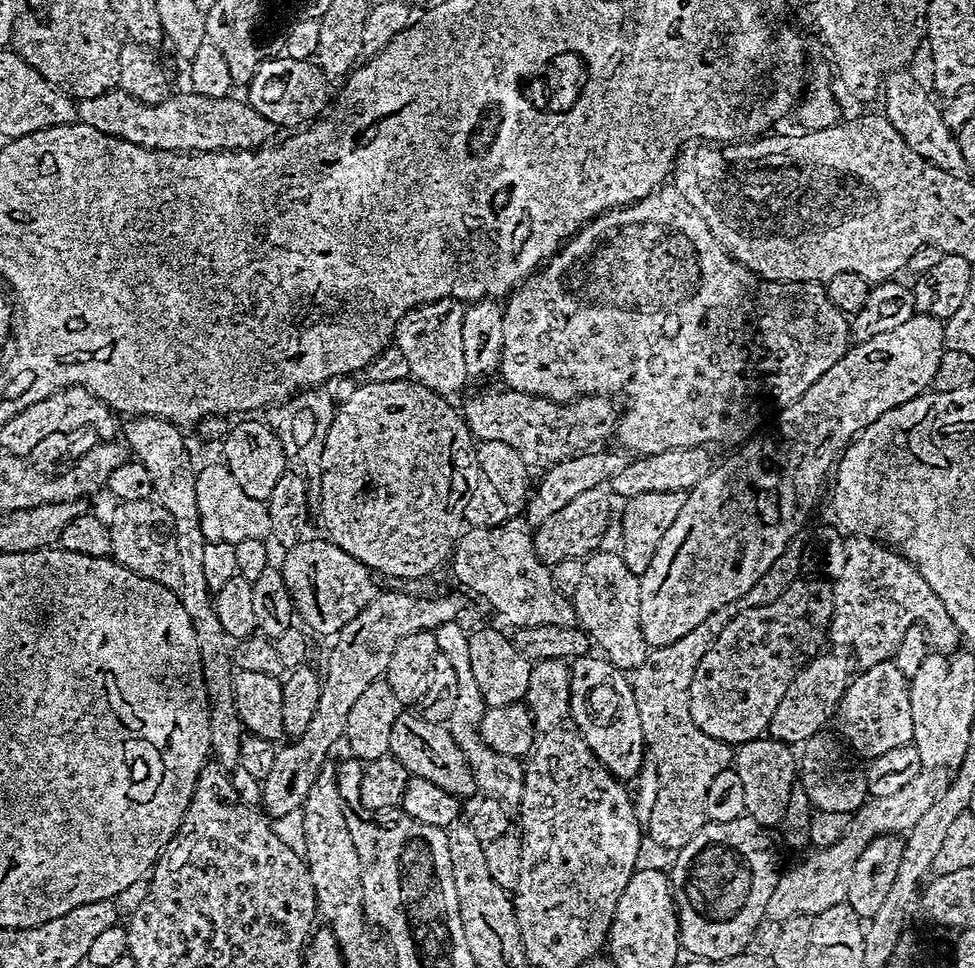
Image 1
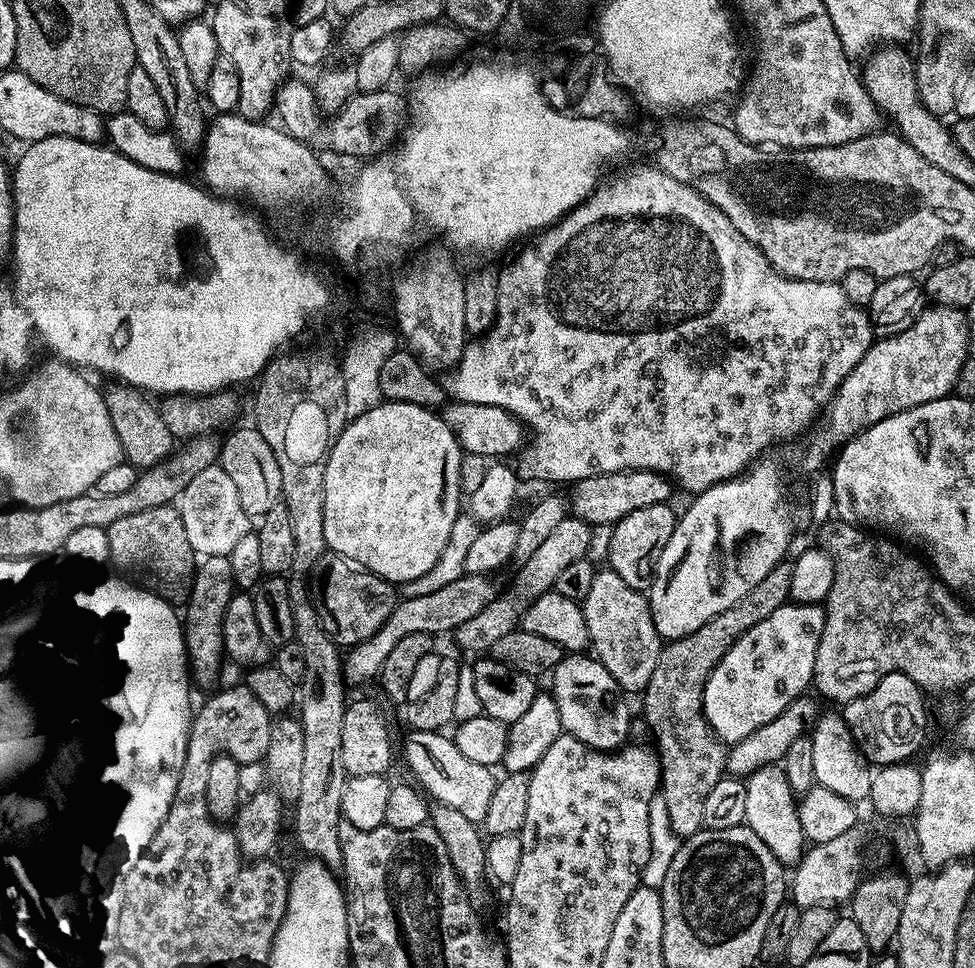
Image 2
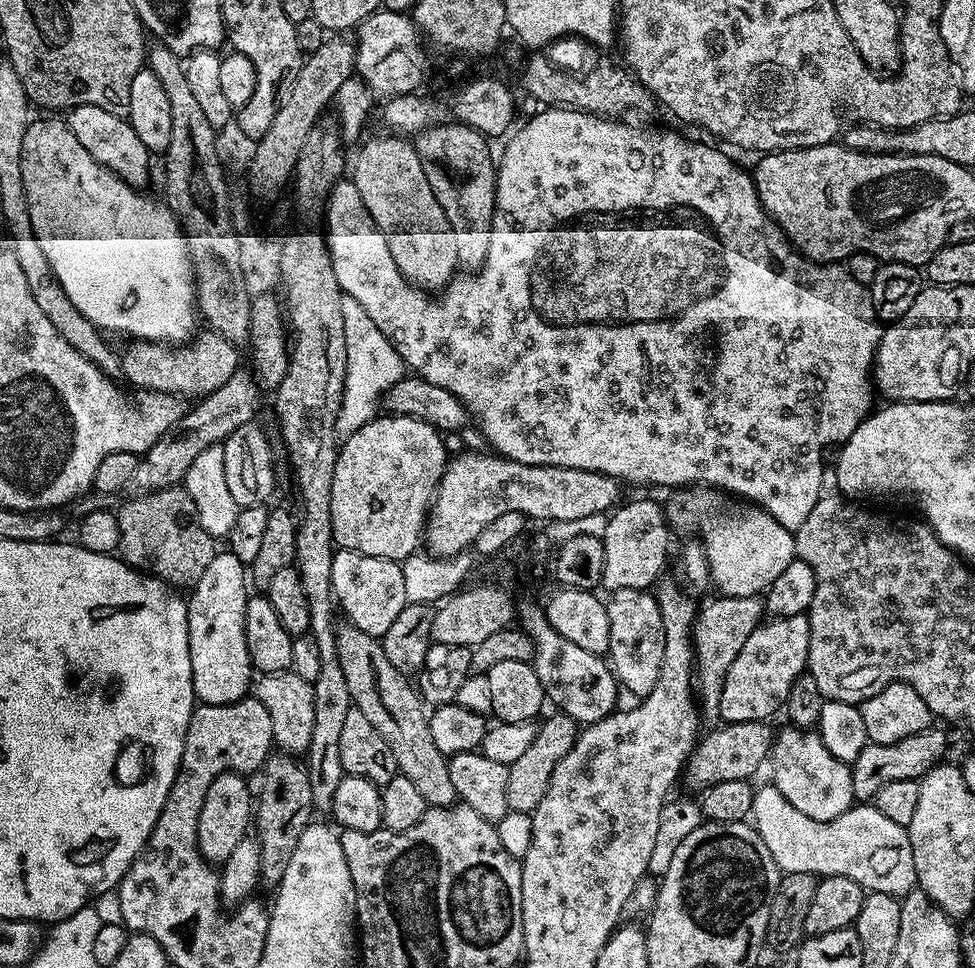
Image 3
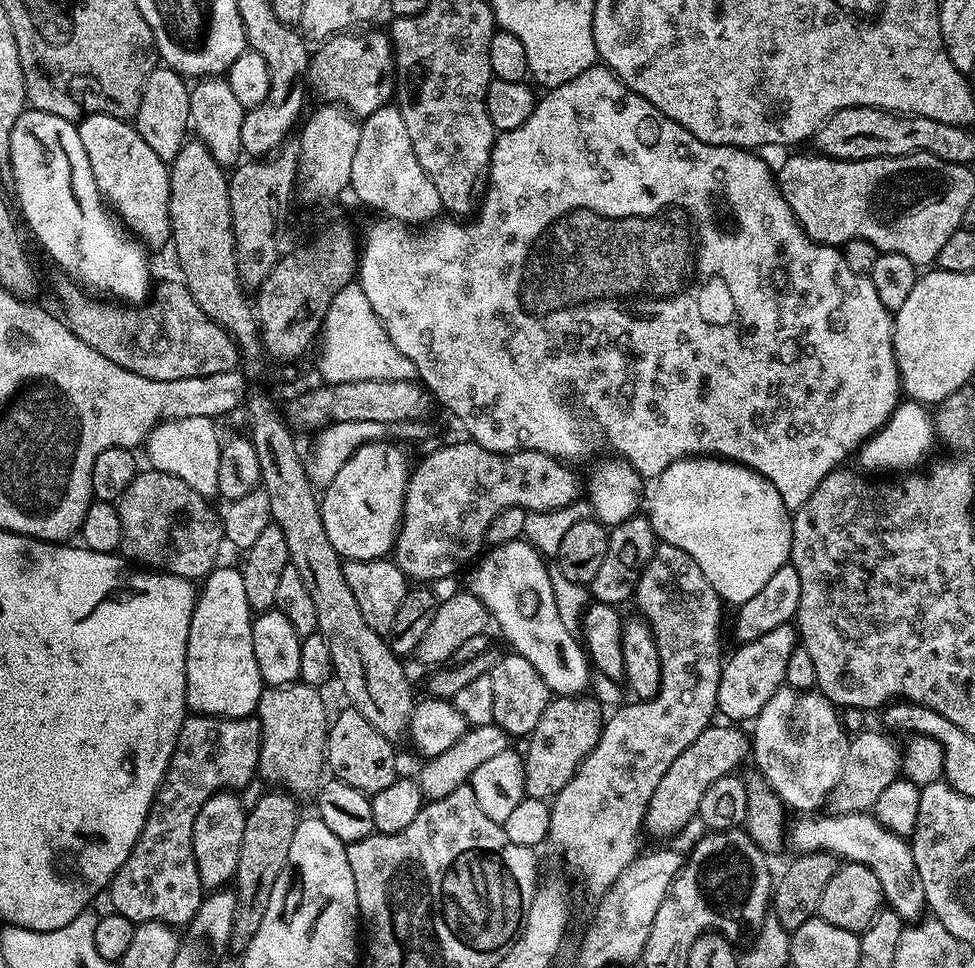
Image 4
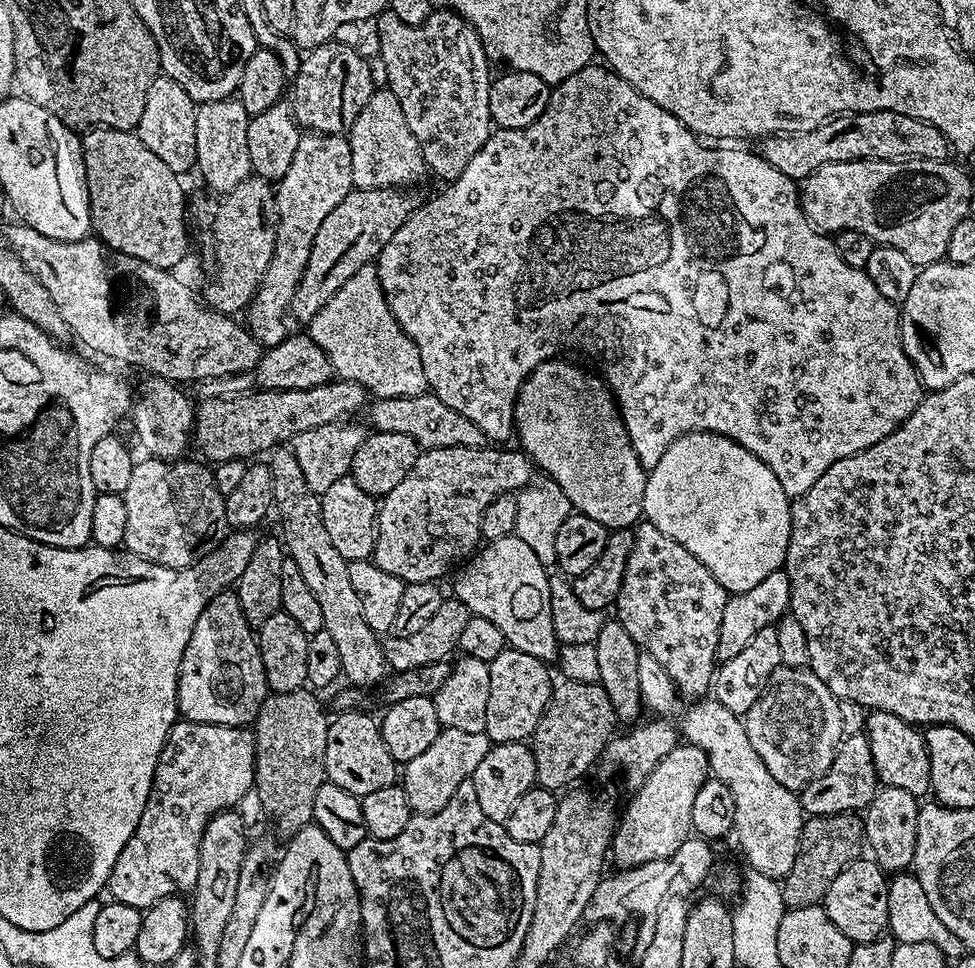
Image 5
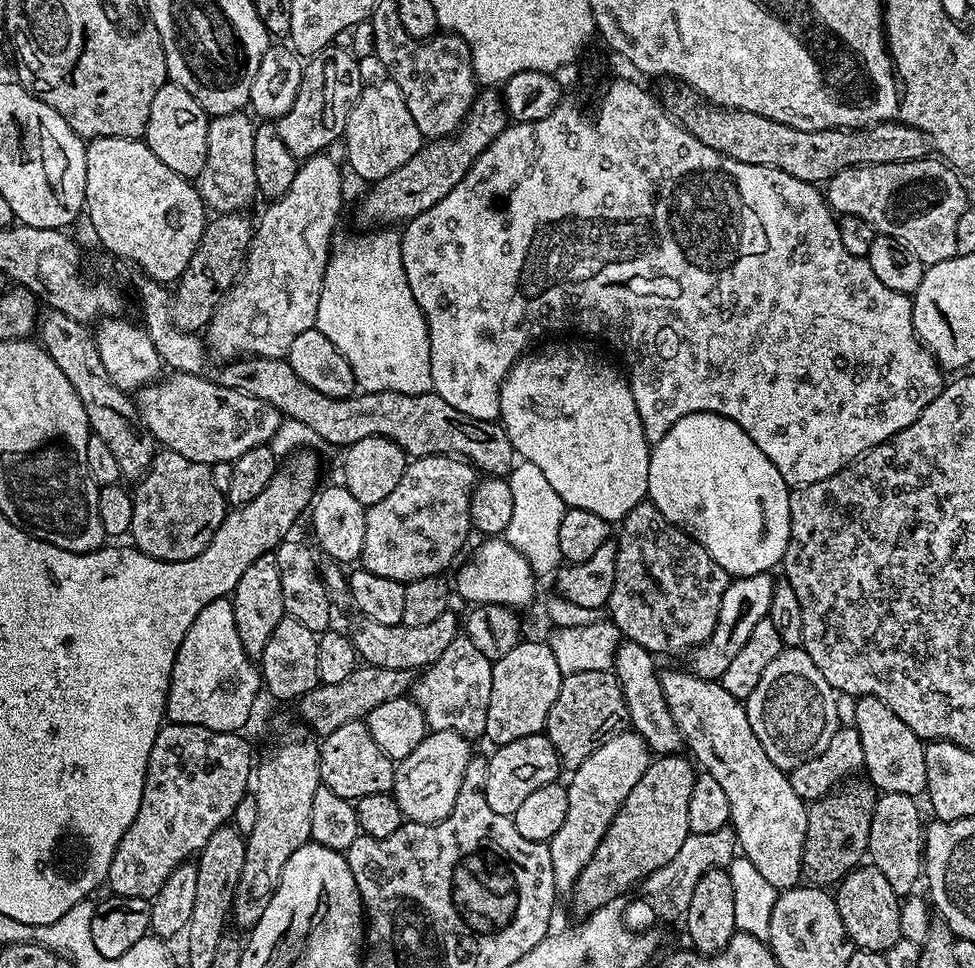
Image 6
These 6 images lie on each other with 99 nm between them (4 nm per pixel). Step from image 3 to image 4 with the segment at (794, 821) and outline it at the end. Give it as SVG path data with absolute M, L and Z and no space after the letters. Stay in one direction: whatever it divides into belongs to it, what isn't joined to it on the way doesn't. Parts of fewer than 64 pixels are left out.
M859 812L845 816L827 815L800 818L793 828L791 825L790 844L797 848L795 851L800 854L827 852L841 861L866 865L878 878L878 886L882 886L887 907L906 922L915 921L918 916L916 911L925 907L926 890L922 890L922 878L918 874L918 866L914 866L911 843L905 837L886 830L872 814Z

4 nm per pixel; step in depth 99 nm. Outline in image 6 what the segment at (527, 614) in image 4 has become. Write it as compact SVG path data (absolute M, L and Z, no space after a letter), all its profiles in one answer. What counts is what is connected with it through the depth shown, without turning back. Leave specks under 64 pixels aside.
M484 538L481 541L476 553L460 569L455 569L455 595L457 592L468 606L505 604L508 608L523 610L536 596L538 576L532 572L526 558L504 538Z

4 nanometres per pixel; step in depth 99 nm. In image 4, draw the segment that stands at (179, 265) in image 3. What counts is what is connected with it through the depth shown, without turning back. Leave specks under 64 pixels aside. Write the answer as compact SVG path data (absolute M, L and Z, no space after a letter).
M29 107L14 123L13 134L10 135L9 162L12 164L12 184L14 189L16 188L16 198L20 202L19 215L22 220L24 215L29 230L36 235L37 242L48 251L49 258L58 267L65 268L75 283L93 293L103 294L128 306L145 303L150 296L147 256L149 253L135 236L121 230L114 223L109 205L94 182L90 158L86 158L79 127L66 118L58 118L49 112Z

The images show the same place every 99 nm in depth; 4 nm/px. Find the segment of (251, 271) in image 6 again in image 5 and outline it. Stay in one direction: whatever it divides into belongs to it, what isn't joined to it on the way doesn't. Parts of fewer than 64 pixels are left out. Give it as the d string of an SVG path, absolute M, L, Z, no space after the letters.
M301 135L290 170L286 170L274 188L276 245L264 280L246 309L246 327L261 345L271 346L284 340L284 315L289 315L292 299L296 296L296 285L306 270L310 246L314 246L314 234L318 234L318 226L322 226L326 214L330 214L330 210L334 210L334 206L338 206L338 202L342 202L353 187L347 135Z

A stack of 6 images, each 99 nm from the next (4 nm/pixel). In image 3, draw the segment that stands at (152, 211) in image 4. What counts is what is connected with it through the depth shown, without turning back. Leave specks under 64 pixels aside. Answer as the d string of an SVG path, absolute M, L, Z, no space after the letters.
M78 106L71 109L67 116L66 123L68 129L74 134L74 138L78 138L78 142L82 142L84 149L103 168L110 169L115 176L121 176L126 183L131 184L137 190L145 187L143 184L148 180L150 153L142 142L142 138L138 138L138 134L134 134L131 124L123 115L110 110L102 110L102 106Z

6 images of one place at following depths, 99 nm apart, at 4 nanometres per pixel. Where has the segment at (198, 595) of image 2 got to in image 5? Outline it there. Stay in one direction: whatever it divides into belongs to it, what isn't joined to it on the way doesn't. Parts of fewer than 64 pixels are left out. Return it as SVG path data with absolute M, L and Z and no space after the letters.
M235 591L219 592L198 614L194 634L182 654L176 699L179 715L199 724L248 726L269 694L257 633L242 614Z

